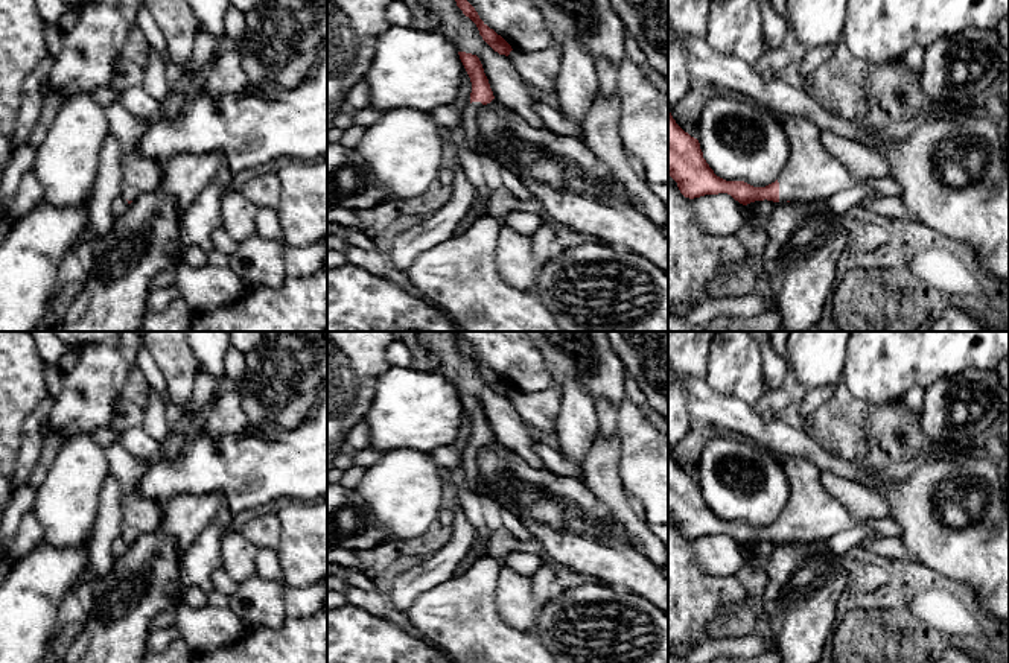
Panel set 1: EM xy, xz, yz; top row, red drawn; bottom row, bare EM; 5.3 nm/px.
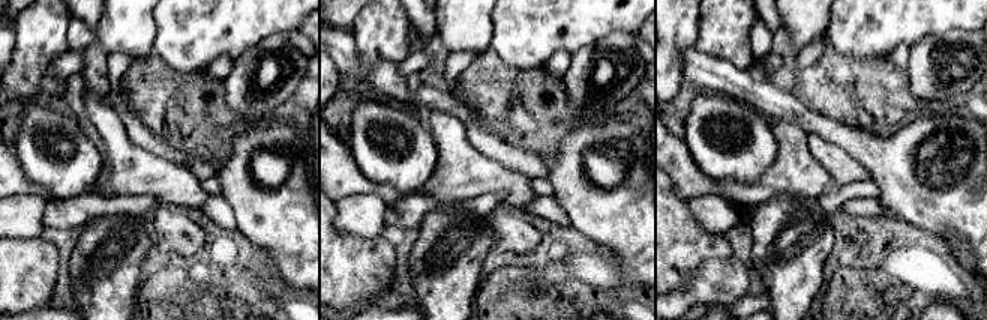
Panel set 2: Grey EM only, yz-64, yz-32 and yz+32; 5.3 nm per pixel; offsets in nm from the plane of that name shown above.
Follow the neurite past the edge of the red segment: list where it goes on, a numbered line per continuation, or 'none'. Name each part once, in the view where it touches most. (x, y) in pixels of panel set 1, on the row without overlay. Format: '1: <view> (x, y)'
1: yz (811, 514)

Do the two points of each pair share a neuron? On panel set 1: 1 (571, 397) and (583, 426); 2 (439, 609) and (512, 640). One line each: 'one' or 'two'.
1: one
2: one

